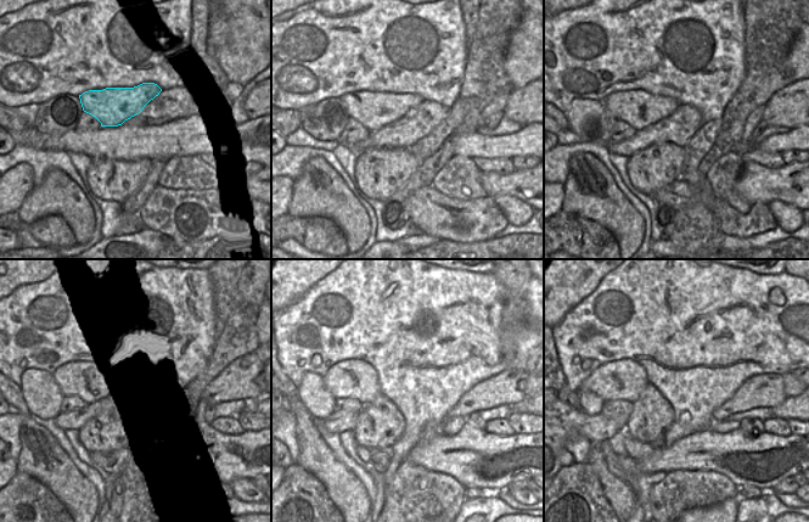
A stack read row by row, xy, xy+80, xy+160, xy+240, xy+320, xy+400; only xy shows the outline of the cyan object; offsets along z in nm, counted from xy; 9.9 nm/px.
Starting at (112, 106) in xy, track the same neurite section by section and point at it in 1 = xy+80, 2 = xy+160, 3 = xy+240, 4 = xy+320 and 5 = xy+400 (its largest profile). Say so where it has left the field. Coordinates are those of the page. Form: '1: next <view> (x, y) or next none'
1: next xy+80 (374, 110)
2: next xy+160 (638, 108)
3: next xy+240 (89, 380)
4: next xy+320 (355, 379)
5: next xy+400 (624, 379)

